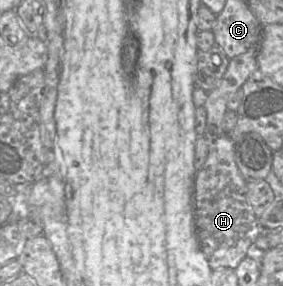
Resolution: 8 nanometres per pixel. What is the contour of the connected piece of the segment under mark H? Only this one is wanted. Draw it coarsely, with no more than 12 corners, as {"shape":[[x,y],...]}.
{"shape":[[229,59],[208,93],[207,158],[194,223],[212,270],[252,254],[262,229],[223,130],[229,98],[258,69]]}

